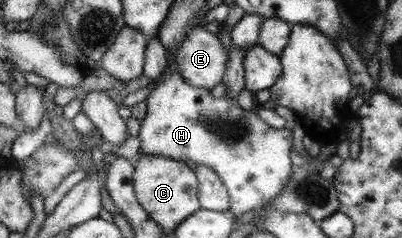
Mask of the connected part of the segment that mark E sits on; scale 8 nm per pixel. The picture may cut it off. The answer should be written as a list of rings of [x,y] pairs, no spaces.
[[[196,25],[182,37],[175,59],[185,83],[208,91],[222,81],[228,51],[222,49],[216,34]]]

